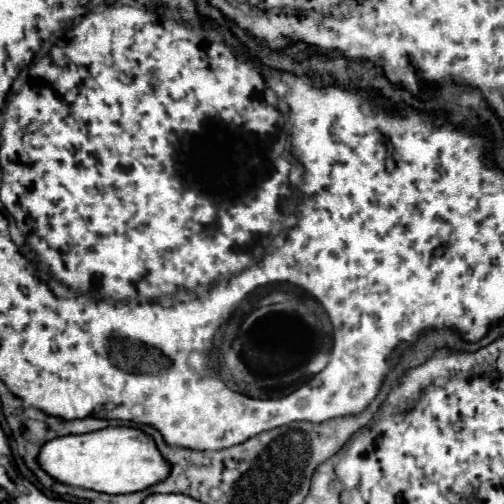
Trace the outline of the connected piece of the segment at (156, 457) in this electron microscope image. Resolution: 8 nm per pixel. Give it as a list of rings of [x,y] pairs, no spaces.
[[[108,427],[86,435],[64,435],[52,439],[52,443],[44,443],[40,449],[40,465],[60,483],[110,495],[144,491],[162,483],[172,471],[172,465],[162,457],[152,437],[134,427]]]

